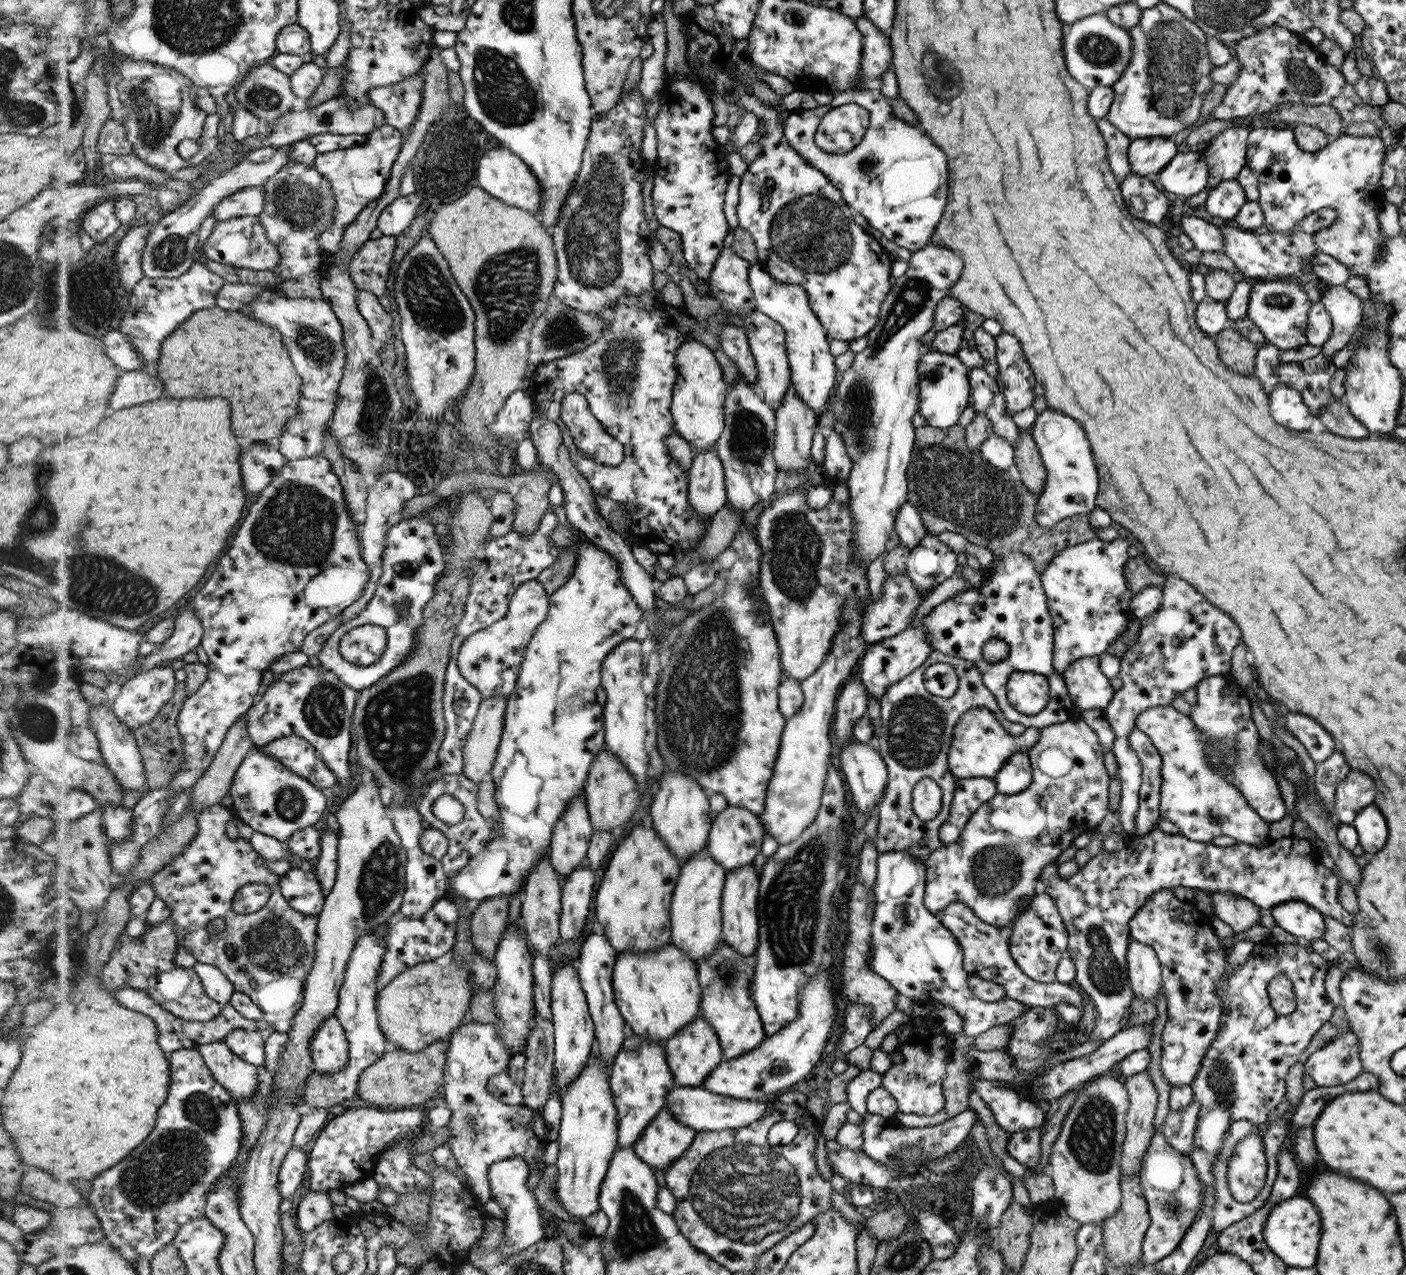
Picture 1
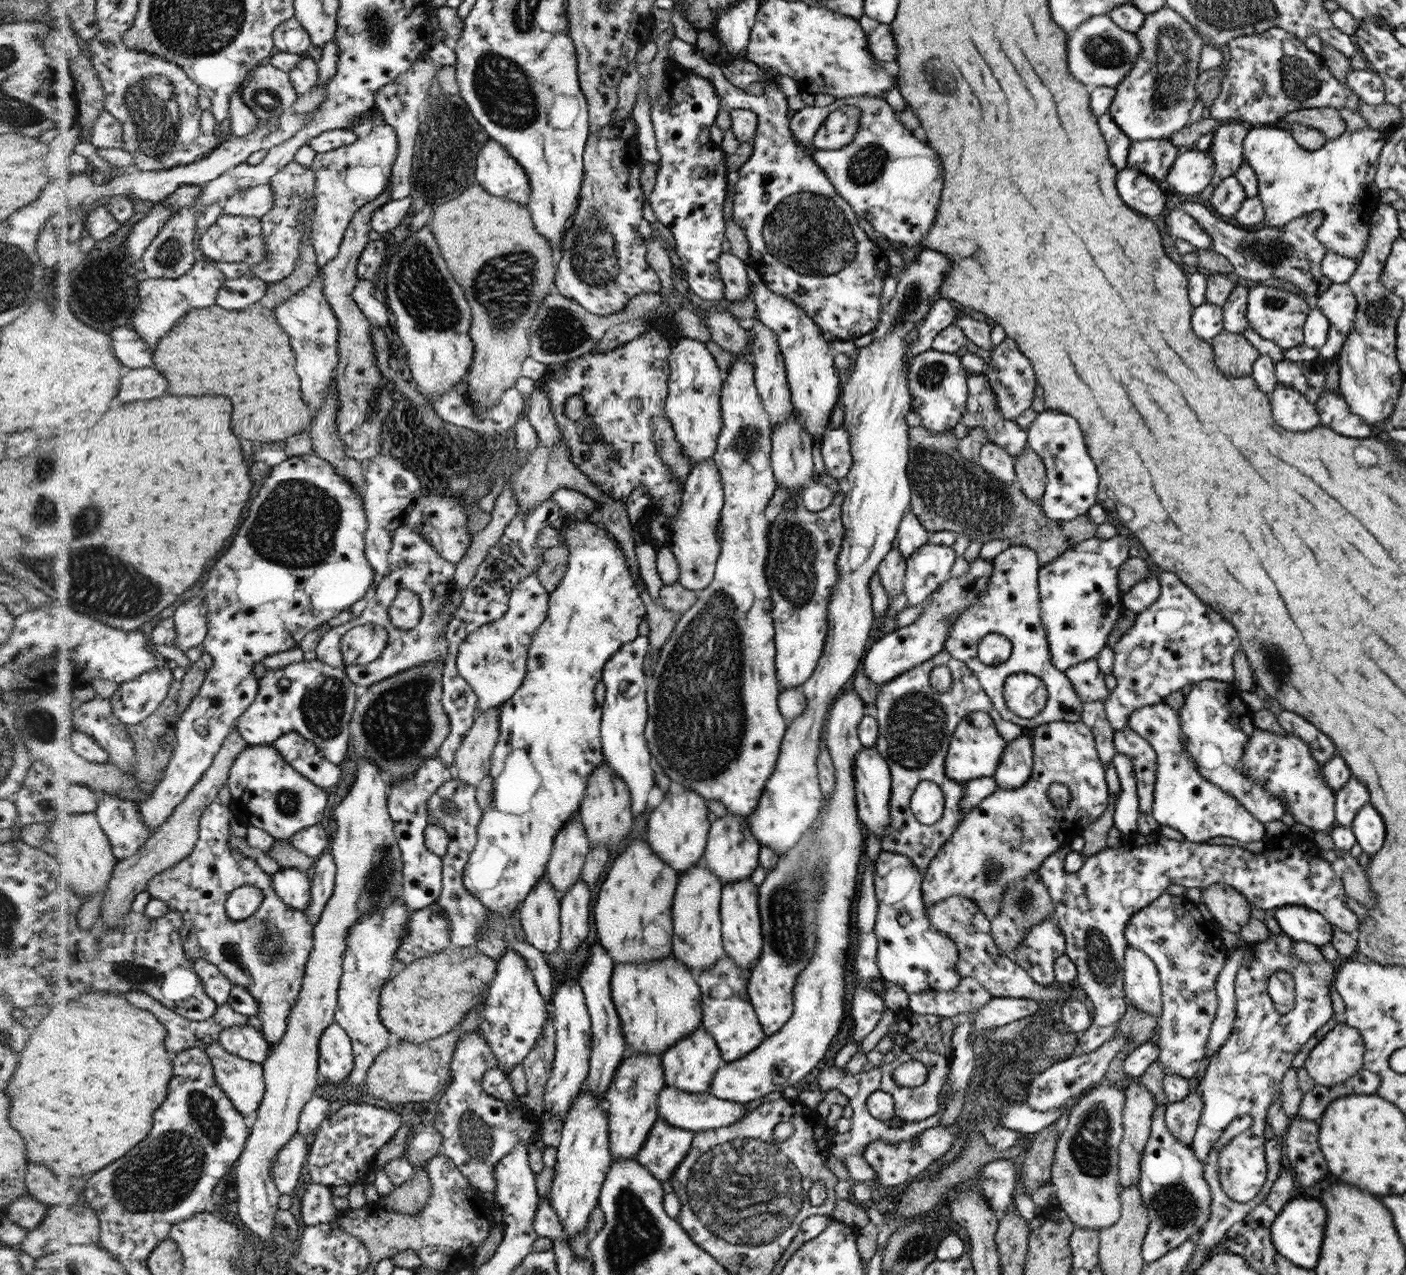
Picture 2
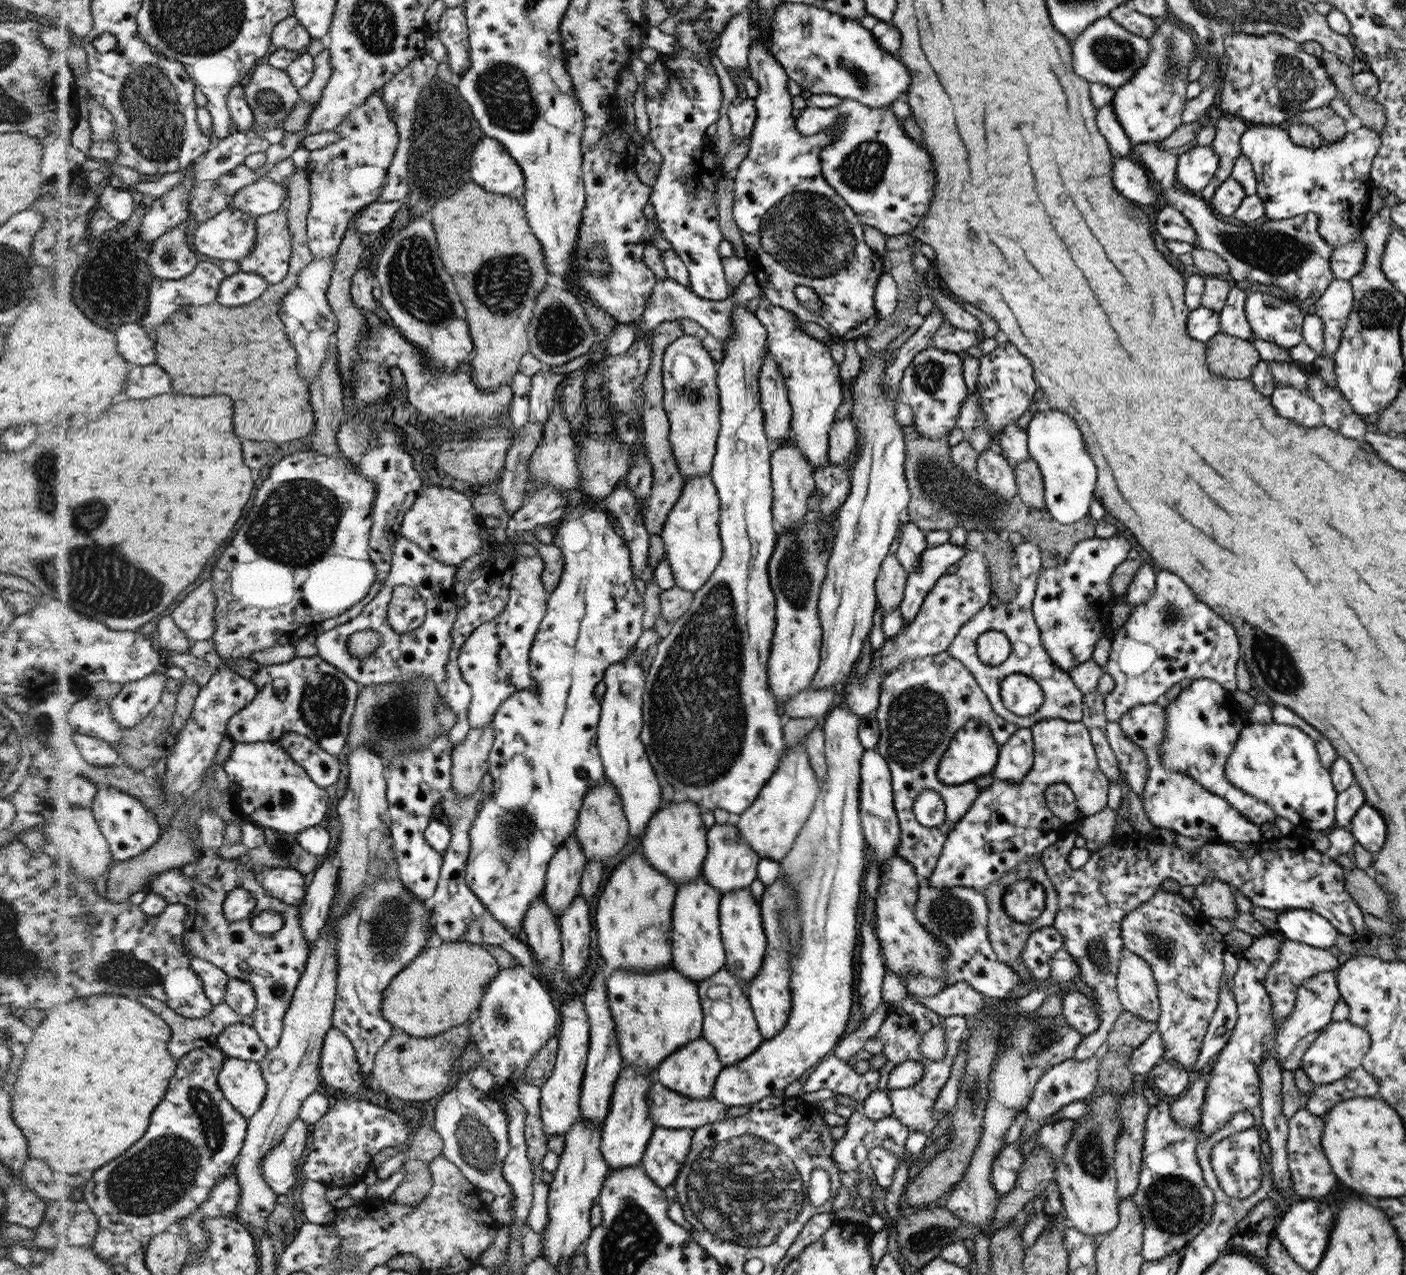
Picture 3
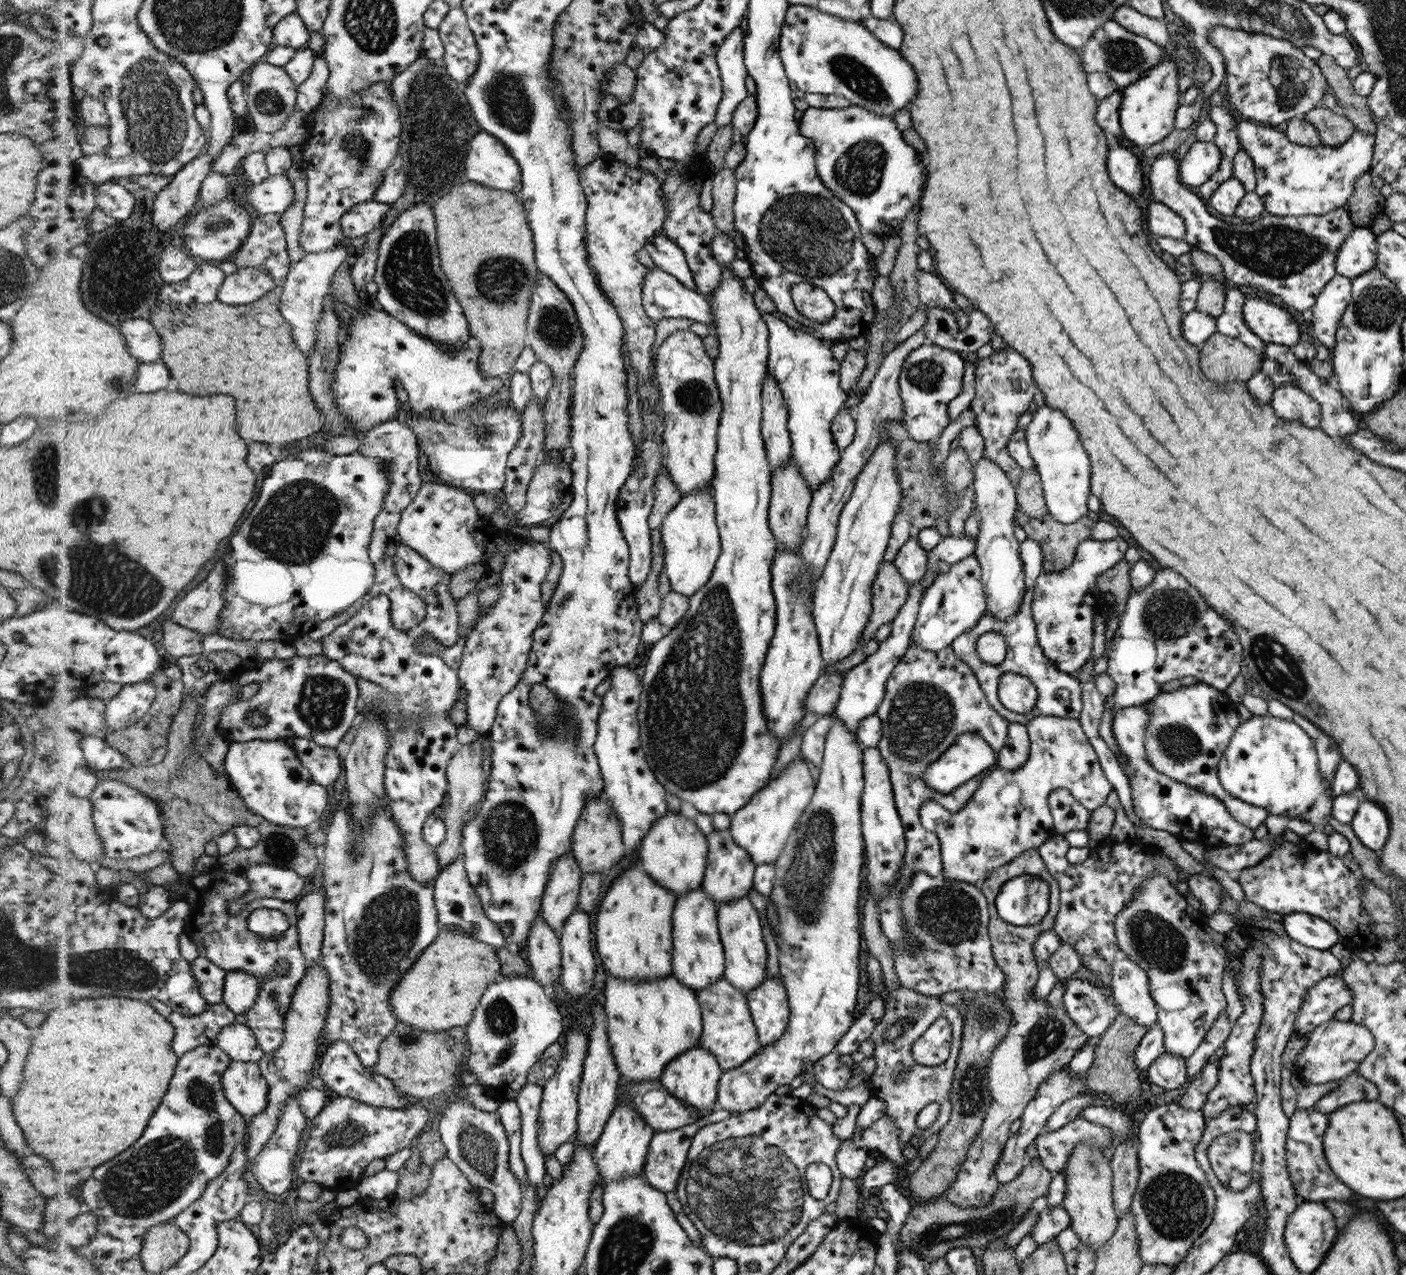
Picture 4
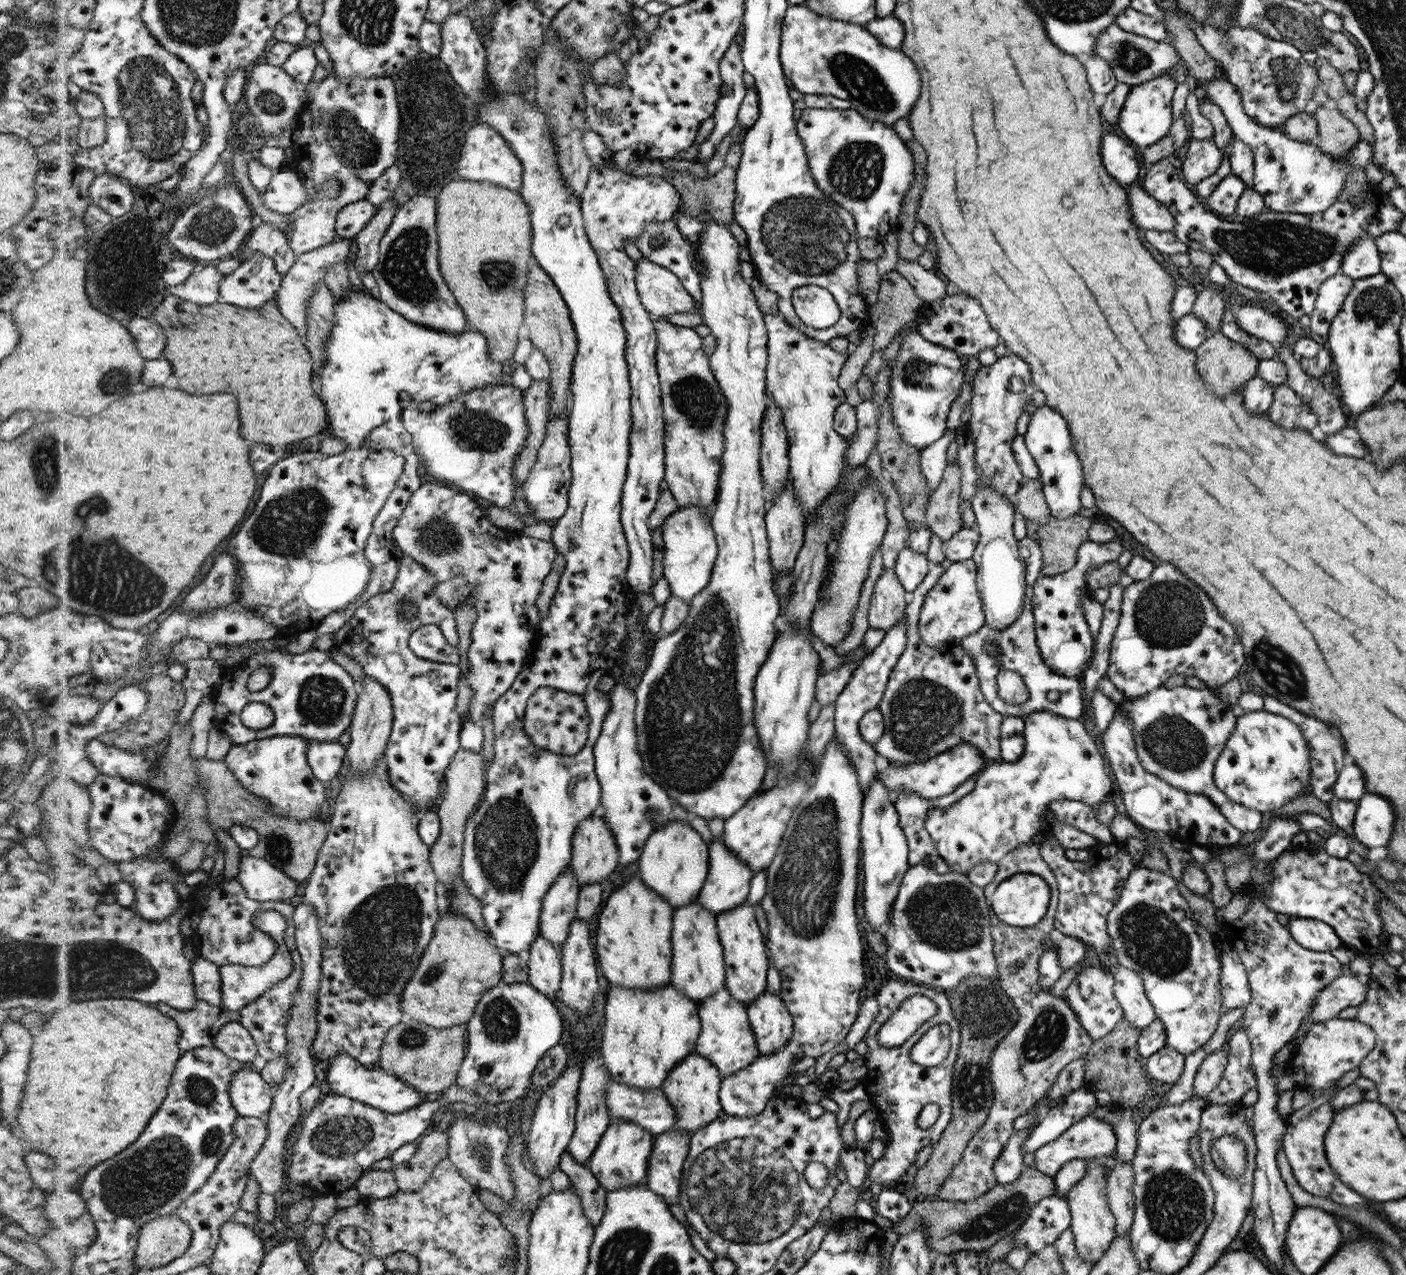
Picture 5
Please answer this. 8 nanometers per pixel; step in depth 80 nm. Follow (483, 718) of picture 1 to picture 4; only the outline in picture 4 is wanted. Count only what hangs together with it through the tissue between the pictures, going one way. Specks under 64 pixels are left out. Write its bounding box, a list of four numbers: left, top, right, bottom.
[436,734,484,869]

